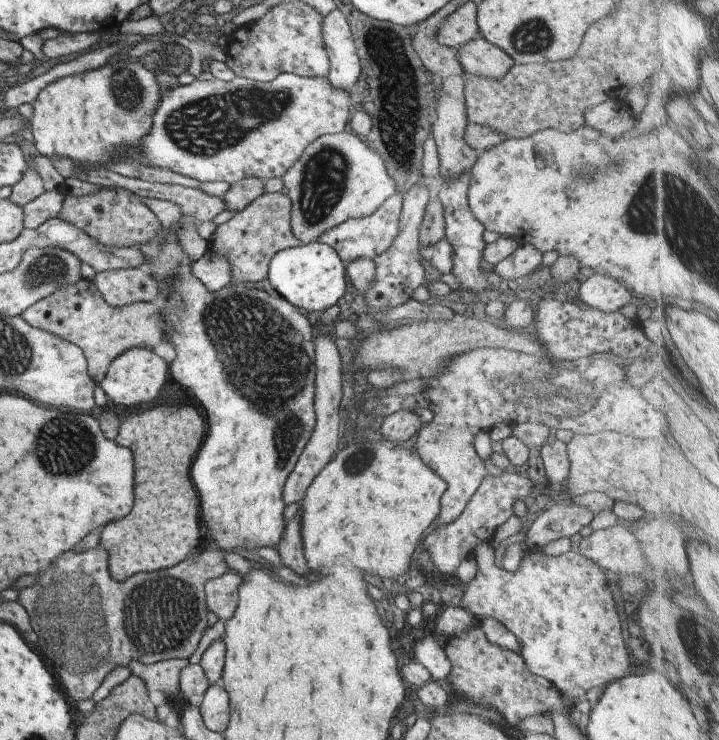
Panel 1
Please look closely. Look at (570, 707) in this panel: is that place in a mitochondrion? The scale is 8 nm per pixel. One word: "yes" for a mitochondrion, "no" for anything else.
no

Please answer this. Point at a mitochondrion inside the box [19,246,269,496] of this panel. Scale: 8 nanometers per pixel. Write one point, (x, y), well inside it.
(64, 446)

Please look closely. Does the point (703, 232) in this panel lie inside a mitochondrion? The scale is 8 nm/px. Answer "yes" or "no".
yes

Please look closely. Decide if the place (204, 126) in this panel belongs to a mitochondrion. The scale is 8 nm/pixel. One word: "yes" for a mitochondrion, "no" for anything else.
yes

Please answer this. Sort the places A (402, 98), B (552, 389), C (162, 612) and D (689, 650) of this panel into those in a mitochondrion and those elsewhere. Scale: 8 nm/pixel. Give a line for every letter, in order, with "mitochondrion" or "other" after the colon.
A: mitochondrion
B: mitochondrion
C: mitochondrion
D: mitochondrion

